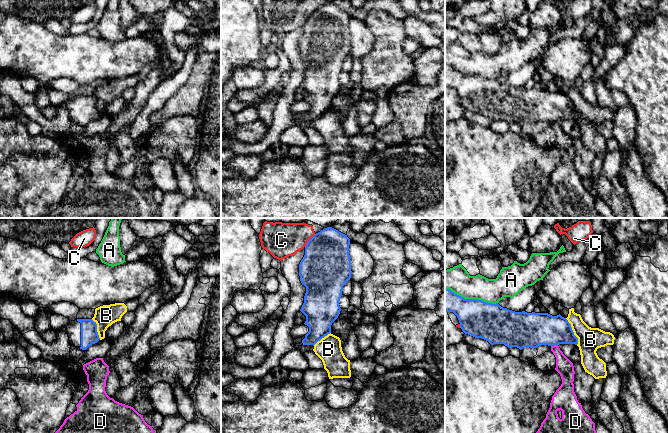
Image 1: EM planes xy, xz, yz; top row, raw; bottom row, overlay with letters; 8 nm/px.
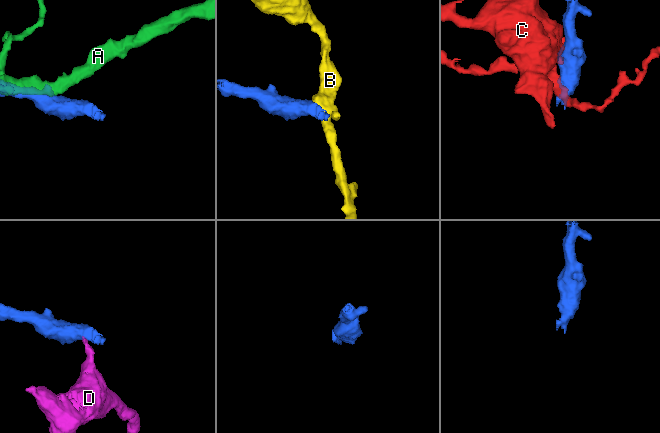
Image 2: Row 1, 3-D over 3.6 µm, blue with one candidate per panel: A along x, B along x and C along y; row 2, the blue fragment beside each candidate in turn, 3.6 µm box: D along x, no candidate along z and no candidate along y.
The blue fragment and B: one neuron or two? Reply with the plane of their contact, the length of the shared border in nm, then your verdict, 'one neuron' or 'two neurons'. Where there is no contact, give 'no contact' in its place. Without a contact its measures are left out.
yz | 240 nm | two neurons

